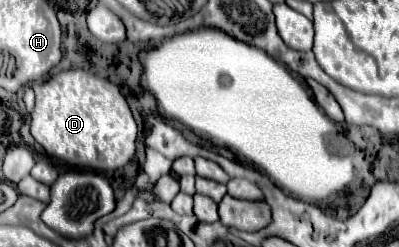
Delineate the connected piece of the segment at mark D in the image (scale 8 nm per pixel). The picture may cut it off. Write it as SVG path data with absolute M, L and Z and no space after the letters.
M65 70L45 82L35 82L31 134L51 154L67 164L93 170L119 170L135 156L137 124L121 88L85 70Z

